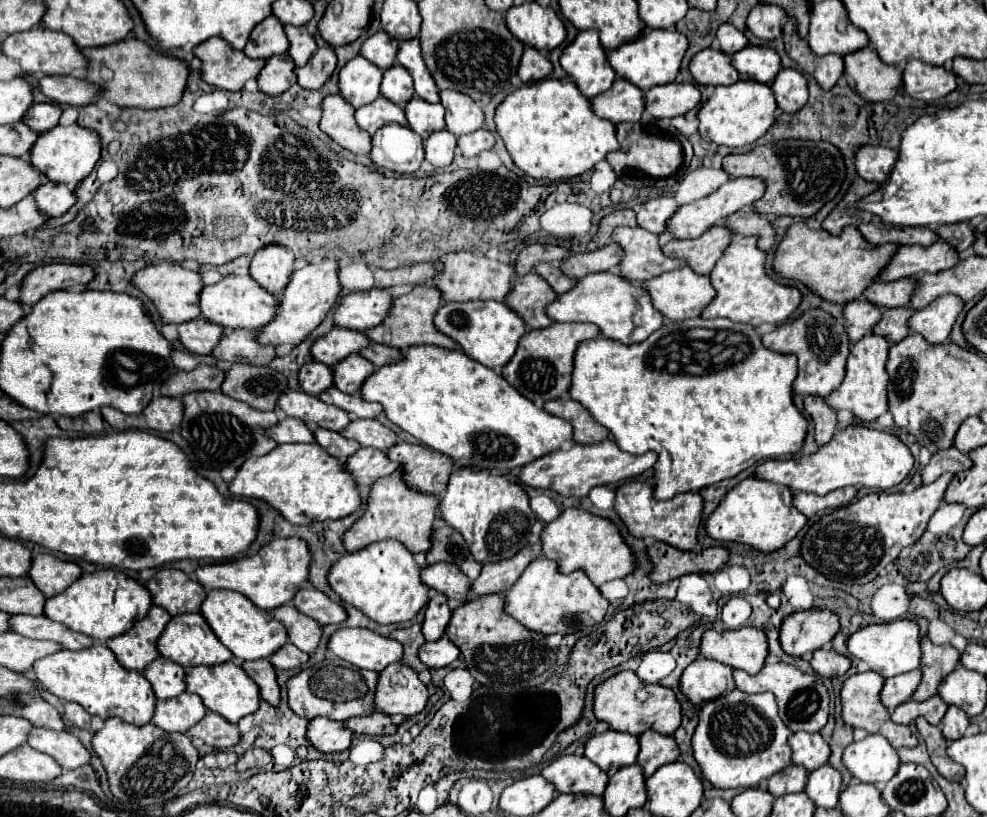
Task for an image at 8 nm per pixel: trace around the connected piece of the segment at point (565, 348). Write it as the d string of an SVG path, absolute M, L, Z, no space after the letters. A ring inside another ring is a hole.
M551 324L543 330L529 330L521 336L513 360L503 366L501 374L513 388L517 388L519 394L529 398L537 408L541 408L547 400L559 398L561 394L569 392L575 348L579 346L579 342L591 340L597 334L599 328L595 328L593 324Z

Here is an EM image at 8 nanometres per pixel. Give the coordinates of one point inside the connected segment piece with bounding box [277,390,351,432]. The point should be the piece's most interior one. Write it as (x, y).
(297, 404)

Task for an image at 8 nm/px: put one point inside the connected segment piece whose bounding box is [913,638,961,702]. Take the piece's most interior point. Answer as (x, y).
(938, 661)

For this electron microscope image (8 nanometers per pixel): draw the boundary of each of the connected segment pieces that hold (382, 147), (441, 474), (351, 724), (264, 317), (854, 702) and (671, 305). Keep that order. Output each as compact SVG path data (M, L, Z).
M387 124L373 136L371 160L381 168L399 174L413 174L419 170L423 158L423 138L409 126Z
M399 442L387 450L387 458L401 464L403 480L411 490L439 496L447 488L453 460L421 444Z
M373 712L363 718L351 718L345 722L345 726L359 736L389 736L395 732L395 724L391 724L389 716L383 716L381 712Z
M225 276L217 284L205 286L199 294L201 316L213 324L223 328L247 328L255 330L271 320L271 312L275 312L275 296L261 288L251 276Z
M861 672L855 676L849 676L843 684L841 690L841 700L843 700L843 720L853 726L853 728L865 728L869 734L883 734L895 748L907 746L913 748L917 746L917 736L911 732L909 726L899 726L889 718L887 708L881 704L881 688L883 688L885 678L877 672Z
M683 266L679 270L665 272L661 276L651 278L651 280L645 280L641 286L643 286L643 290L647 290L655 310L659 310L669 320L697 318L699 312L715 298L715 288L711 288L709 276L699 276L699 274L691 272L687 266Z

